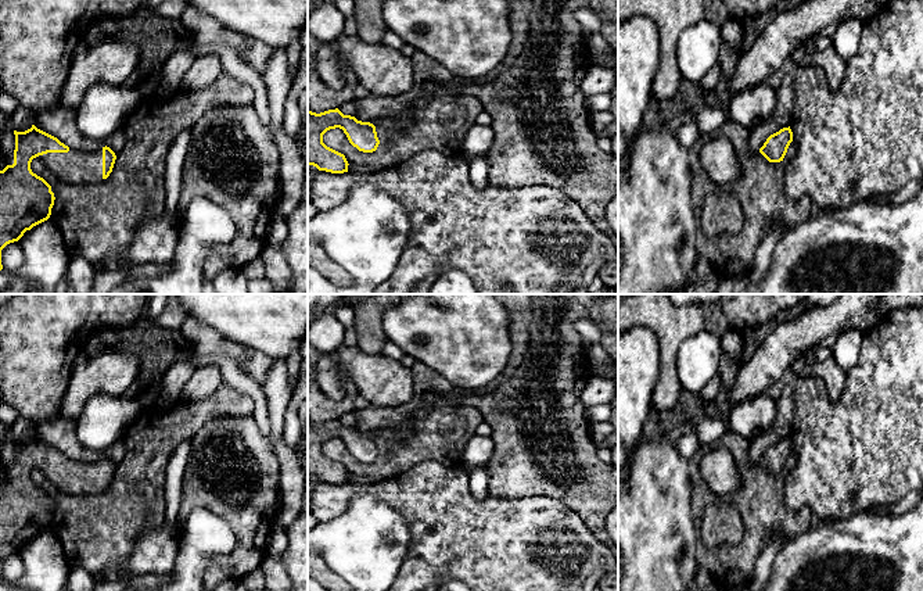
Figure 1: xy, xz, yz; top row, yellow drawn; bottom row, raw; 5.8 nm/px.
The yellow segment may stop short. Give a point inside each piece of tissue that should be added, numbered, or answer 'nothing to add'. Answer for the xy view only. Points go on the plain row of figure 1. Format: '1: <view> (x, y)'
1: xy (75, 477)

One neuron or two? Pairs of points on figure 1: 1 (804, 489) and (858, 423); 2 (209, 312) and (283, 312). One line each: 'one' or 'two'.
1: one
2: one

